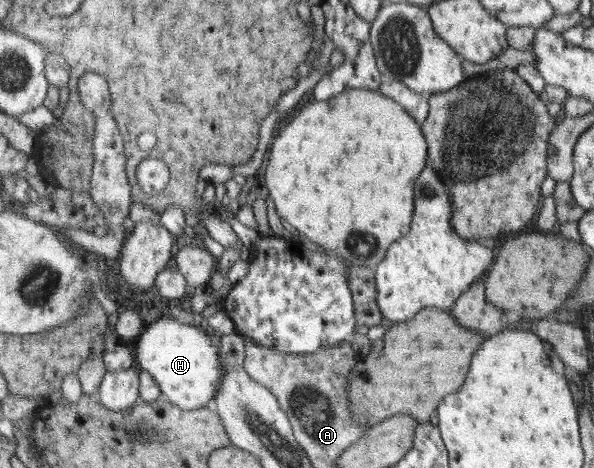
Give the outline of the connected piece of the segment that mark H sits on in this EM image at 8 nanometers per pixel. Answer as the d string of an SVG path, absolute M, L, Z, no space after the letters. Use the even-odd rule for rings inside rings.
M164 316L148 325L135 345L137 367L153 376L164 399L184 410L212 407L219 389L223 389L223 363L220 347L214 345L209 333L202 328L185 325L173 317Z

